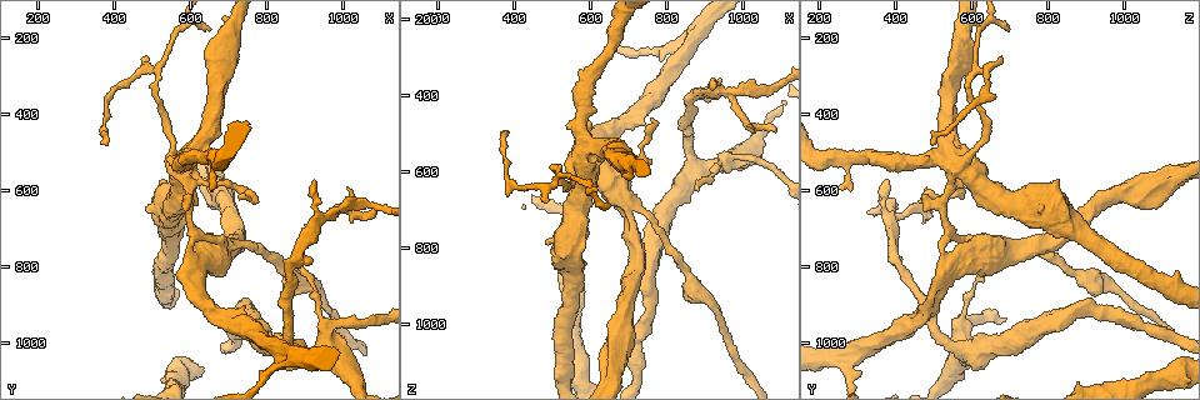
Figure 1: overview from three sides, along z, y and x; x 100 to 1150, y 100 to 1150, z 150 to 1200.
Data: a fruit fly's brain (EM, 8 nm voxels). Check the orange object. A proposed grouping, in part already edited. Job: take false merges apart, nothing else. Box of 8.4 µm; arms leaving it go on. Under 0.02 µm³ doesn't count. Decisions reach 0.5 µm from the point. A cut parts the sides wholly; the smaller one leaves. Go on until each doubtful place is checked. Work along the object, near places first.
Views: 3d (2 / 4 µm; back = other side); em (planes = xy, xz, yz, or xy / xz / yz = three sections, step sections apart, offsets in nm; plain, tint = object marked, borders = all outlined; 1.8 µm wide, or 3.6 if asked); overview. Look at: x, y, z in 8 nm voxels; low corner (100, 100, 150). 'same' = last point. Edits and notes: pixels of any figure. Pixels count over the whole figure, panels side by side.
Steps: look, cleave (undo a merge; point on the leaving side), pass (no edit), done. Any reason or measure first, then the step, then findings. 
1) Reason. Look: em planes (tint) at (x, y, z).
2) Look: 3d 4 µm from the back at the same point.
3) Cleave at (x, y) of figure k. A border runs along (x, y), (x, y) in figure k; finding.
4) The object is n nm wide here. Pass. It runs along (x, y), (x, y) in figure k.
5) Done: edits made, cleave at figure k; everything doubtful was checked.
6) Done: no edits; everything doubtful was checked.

Small branch off a trunk. Look: em planes (plain) at (565, 550, 560).

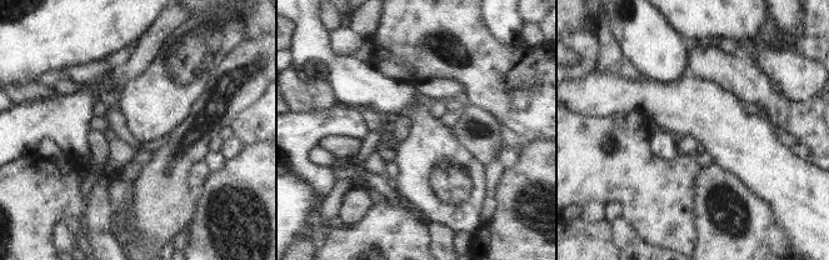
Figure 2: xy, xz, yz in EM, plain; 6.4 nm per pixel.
Where the object lies. Look: em planes (tint) at the same point.

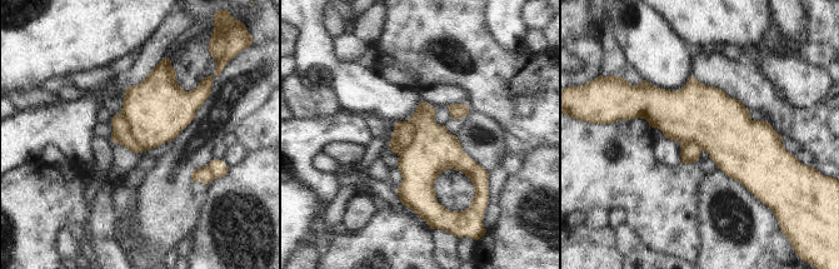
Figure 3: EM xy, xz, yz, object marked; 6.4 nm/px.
The object is 360 nm wide here. Cleave at (120, 134) of figure 3. A border runs along (121, 114), (131, 138), (141, 150) in figure 3; two neurons meet here.

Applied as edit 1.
Look: overview.

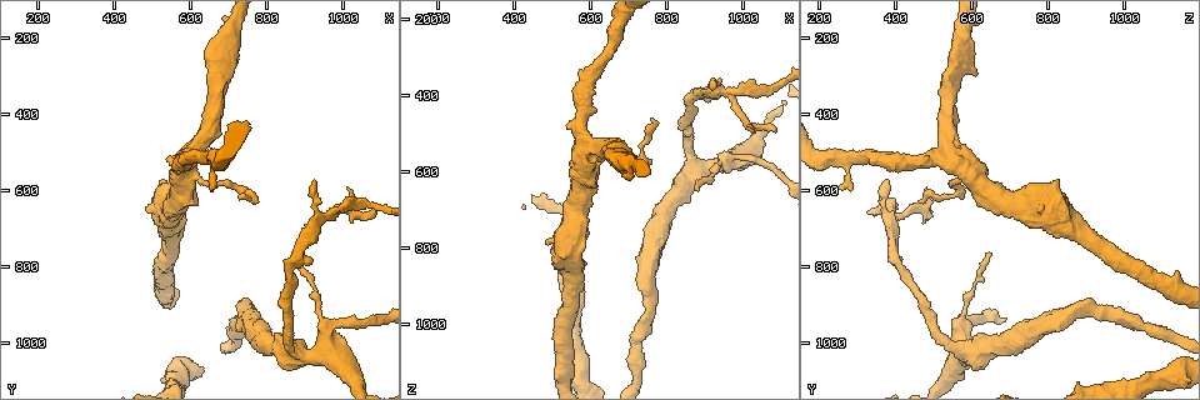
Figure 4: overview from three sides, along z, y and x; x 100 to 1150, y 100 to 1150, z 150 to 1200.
Branch point. Look: 3d 4 µm at (955, 665, 400).

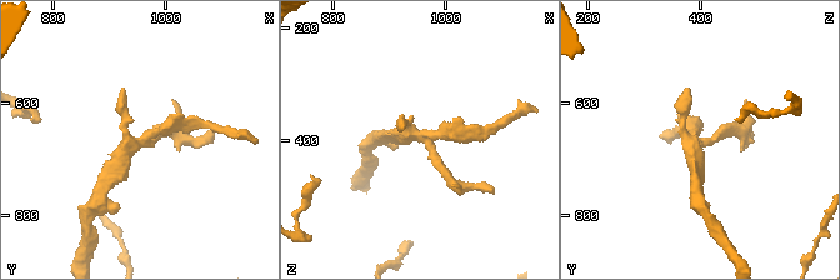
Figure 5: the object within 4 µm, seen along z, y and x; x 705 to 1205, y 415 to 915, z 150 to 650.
Look: em planes (tint) at (960, 675, 400).

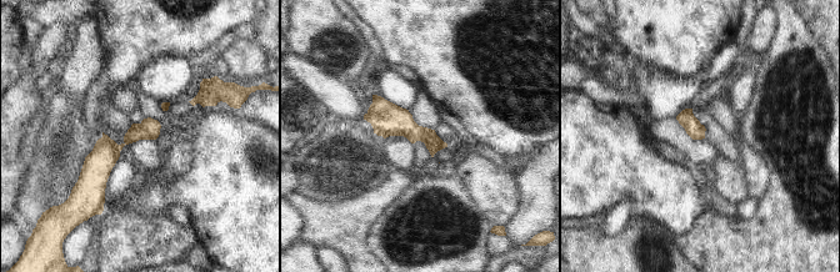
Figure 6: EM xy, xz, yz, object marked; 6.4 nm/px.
The object is 110 nm wide here. Pass. It runs along (154, 122), (99, 167), (101, 200) in figure 6; one neuron here.

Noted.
Three arms meet. Look: 3d 2 µm at (960, 960, 570).

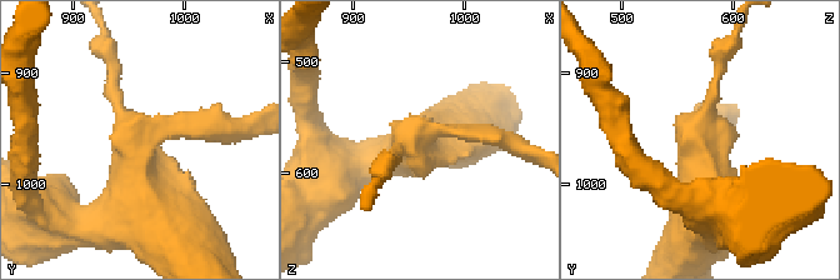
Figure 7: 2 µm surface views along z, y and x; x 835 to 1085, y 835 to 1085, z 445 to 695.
Shape alone is not enough. Look: em 3.6 µm planes (plain) at (958, 960, 568).

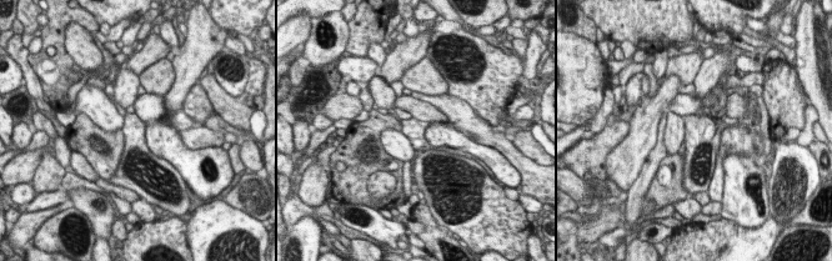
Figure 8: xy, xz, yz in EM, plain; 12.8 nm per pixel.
With the object marked. Look: em 3.6 µm planes (tint) at the same point.

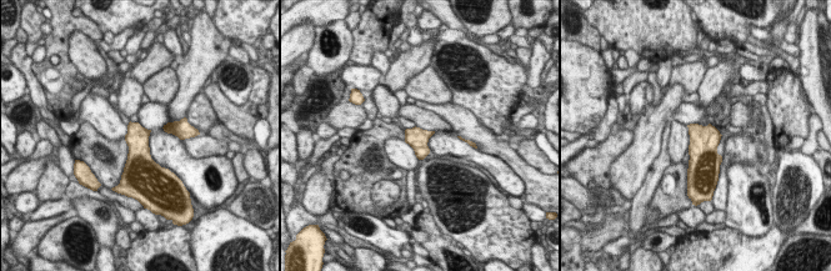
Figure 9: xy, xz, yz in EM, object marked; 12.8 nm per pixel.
The object is 280 nm wide here. Pass. All the same neuron.

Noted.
Done: edits made, cleave at figure 3; everything doubtful was checked.

